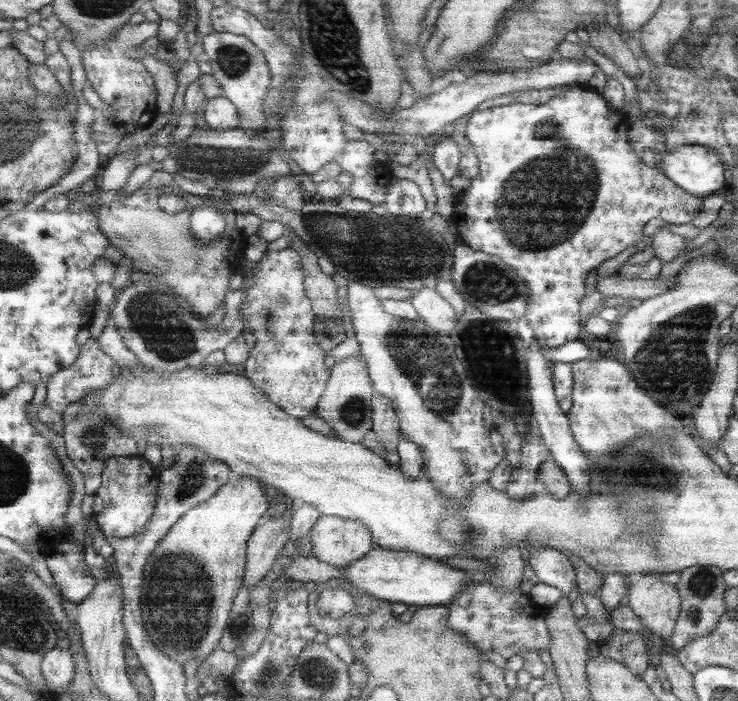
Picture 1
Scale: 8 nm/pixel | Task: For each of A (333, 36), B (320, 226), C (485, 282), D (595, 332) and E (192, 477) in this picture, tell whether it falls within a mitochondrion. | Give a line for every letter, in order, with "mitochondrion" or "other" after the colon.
A: mitochondrion
B: mitochondrion
C: mitochondrion
D: other
E: mitochondrion

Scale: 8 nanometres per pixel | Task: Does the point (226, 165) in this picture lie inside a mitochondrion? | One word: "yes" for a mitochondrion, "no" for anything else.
yes

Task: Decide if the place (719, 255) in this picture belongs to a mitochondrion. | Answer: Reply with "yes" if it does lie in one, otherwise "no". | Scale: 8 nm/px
no

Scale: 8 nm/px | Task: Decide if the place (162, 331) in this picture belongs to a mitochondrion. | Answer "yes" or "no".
yes

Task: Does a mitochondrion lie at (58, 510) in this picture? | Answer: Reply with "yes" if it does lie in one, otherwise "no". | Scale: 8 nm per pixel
no

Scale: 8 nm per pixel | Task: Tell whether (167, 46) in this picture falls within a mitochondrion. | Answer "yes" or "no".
no

